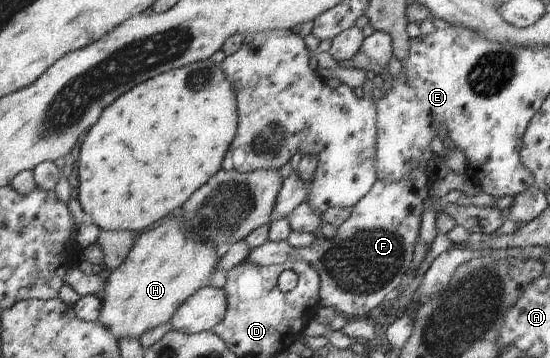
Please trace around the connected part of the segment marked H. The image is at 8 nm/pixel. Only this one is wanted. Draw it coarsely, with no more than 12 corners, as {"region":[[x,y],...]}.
{"region":[[176,215],[100,294],[117,341],[169,323],[219,257]]}

